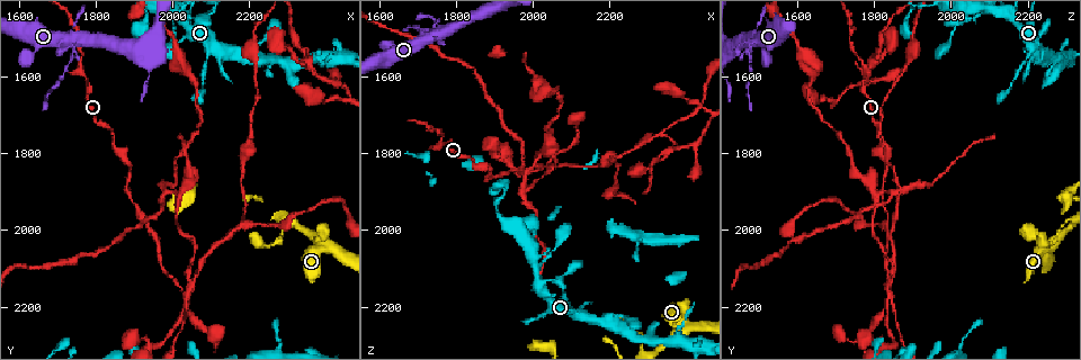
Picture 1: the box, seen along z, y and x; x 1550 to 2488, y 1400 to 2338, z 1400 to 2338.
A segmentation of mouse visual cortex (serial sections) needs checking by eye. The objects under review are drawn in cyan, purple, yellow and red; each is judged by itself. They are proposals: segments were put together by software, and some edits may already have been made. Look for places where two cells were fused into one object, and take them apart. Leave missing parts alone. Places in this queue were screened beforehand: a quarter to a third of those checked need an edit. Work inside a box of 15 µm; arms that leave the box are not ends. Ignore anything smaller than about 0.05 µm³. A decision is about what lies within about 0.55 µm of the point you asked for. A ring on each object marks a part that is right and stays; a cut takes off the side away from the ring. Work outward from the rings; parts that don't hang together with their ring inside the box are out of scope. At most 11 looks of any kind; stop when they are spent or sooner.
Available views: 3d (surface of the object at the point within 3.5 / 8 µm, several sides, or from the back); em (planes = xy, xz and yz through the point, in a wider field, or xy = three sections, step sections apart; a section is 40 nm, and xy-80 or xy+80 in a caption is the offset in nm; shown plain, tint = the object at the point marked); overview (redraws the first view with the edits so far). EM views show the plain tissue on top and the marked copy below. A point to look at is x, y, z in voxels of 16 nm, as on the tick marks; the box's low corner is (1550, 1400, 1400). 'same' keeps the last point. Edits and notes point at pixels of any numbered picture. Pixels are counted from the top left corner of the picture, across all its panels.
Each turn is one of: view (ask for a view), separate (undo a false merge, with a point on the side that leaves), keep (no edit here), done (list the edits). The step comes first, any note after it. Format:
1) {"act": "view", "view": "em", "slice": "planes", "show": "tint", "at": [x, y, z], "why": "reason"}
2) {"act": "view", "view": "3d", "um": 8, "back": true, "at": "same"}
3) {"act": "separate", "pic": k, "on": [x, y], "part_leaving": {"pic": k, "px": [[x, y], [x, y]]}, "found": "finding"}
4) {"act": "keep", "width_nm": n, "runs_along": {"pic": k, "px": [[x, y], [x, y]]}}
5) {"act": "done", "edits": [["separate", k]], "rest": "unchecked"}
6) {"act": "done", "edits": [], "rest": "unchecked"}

{"act": "view", "view": "3d", "um": 3.5, "at": [1745, 1515, 1485], "why": "branch point"}

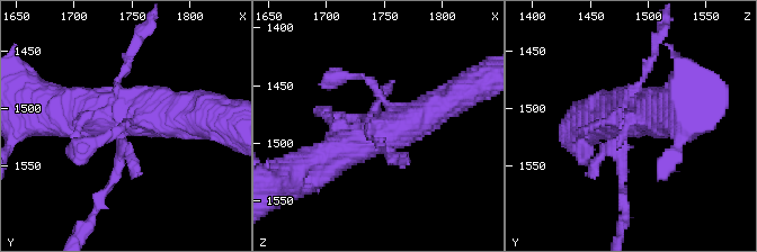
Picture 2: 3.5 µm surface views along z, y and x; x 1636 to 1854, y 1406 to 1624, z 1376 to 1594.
{"act": "view", "view": "em", "slice": "xy", "step": 5, "show": "tint", "at": [1742, 1512, 1482]}

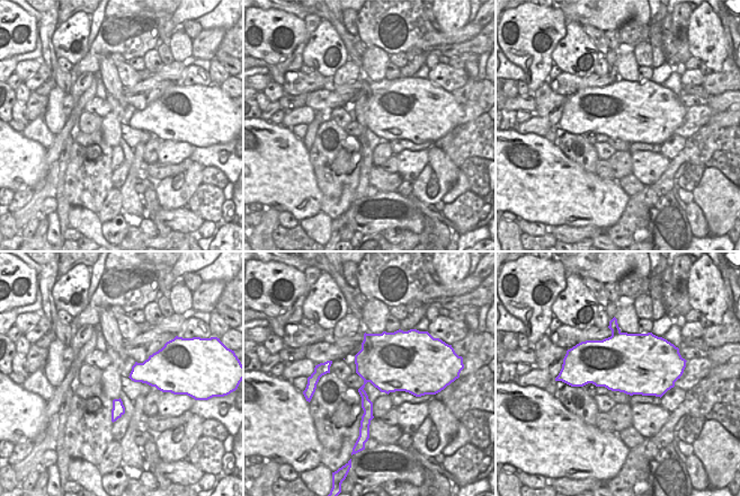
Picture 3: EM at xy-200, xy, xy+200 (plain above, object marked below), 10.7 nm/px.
{"act": "keep", "found": "one cell here"}

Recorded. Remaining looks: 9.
{"act": "view", "view": "3d", "um": 8, "back": true, "at": [1770, 1605, 1780], "why": "narrows sharply"}

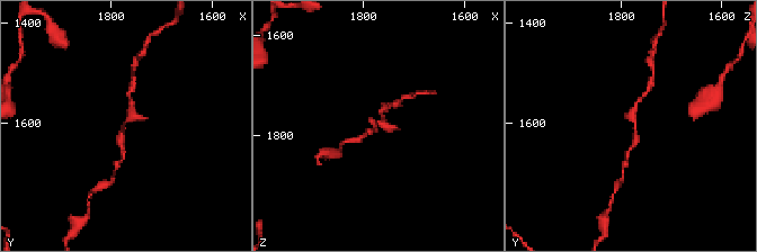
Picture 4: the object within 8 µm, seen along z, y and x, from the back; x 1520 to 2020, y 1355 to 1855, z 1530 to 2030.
{"act": "view", "view": "3d", "um": 3.5, "at": [1775, 1600, 1775], "why": "closer look"}

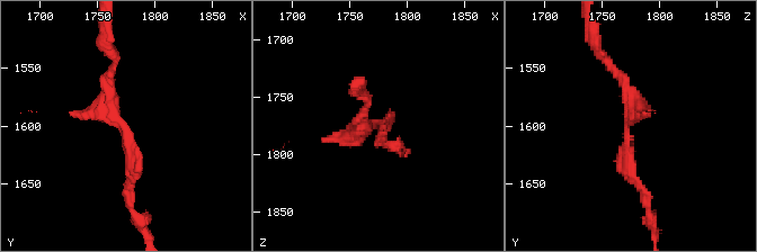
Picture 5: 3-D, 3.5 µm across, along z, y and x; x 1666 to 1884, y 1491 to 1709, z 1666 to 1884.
{"act": "view", "view": "em", "slice": "planes", "show": "tint", "at": [1774, 1602, 1776]}

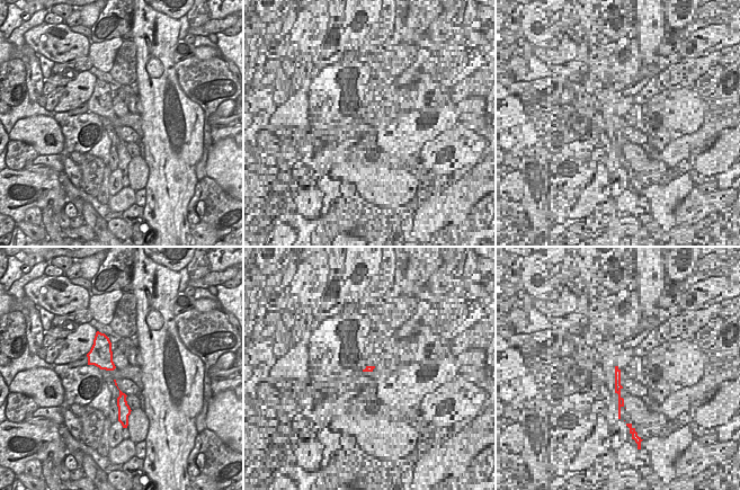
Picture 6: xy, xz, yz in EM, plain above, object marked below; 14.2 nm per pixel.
{"act": "keep", "runs_along": {"pic": 5, "px": [[643, 201], [629, 167], [632, 97], [612, 66]]}, "found": "continuous, no second cell"}

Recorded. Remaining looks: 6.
{"act": "view", "view": "3d", "um": 3.5, "at": [2090, 1545, 2205], "why": "thick turns thin"}

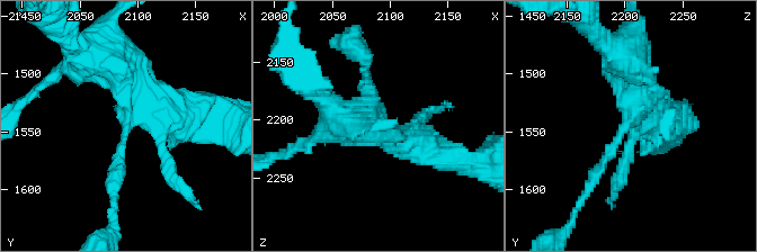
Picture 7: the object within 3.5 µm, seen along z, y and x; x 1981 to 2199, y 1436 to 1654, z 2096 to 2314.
{"act": "keep", "found": "continuous, no second cell"}

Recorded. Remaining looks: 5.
{"act": "view", "view": "3d", "um": 8, "at": [2360, 2020, 2250], "why": "narrows sharply"}

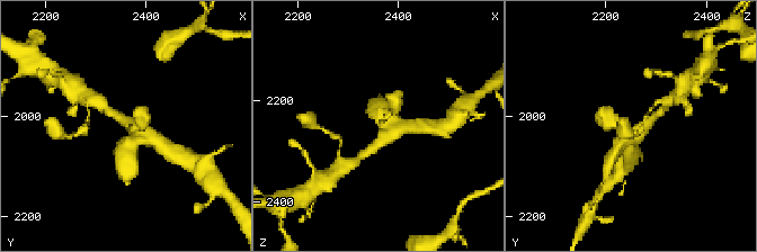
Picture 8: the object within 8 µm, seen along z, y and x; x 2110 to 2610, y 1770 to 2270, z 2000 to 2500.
{"act": "view", "view": "em", "slice": "xy", "step": 5, "show": "tint", "at": [2365, 2025, 2250]}

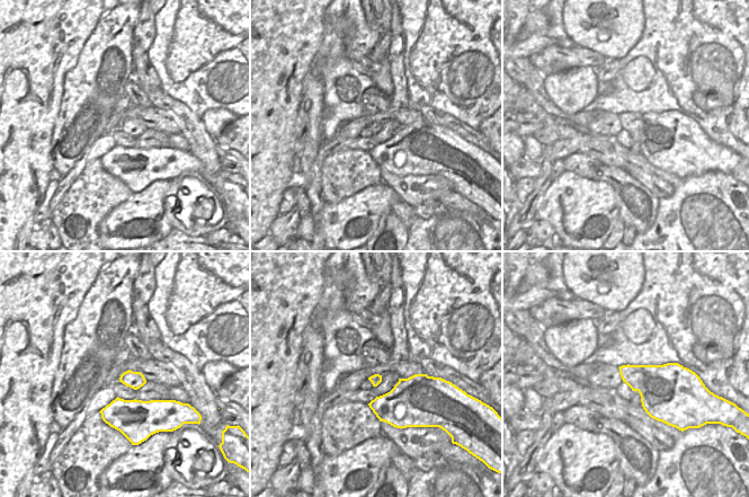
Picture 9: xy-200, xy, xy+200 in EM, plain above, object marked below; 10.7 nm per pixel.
{"act": "keep", "runs_along": {"pic": 8, "px": [[629, 141], [642, 128], [608, 118]]}, "found": "all the same cell"}

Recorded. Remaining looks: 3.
{"act": "done", "edits": [], "rest": "unchecked"}

